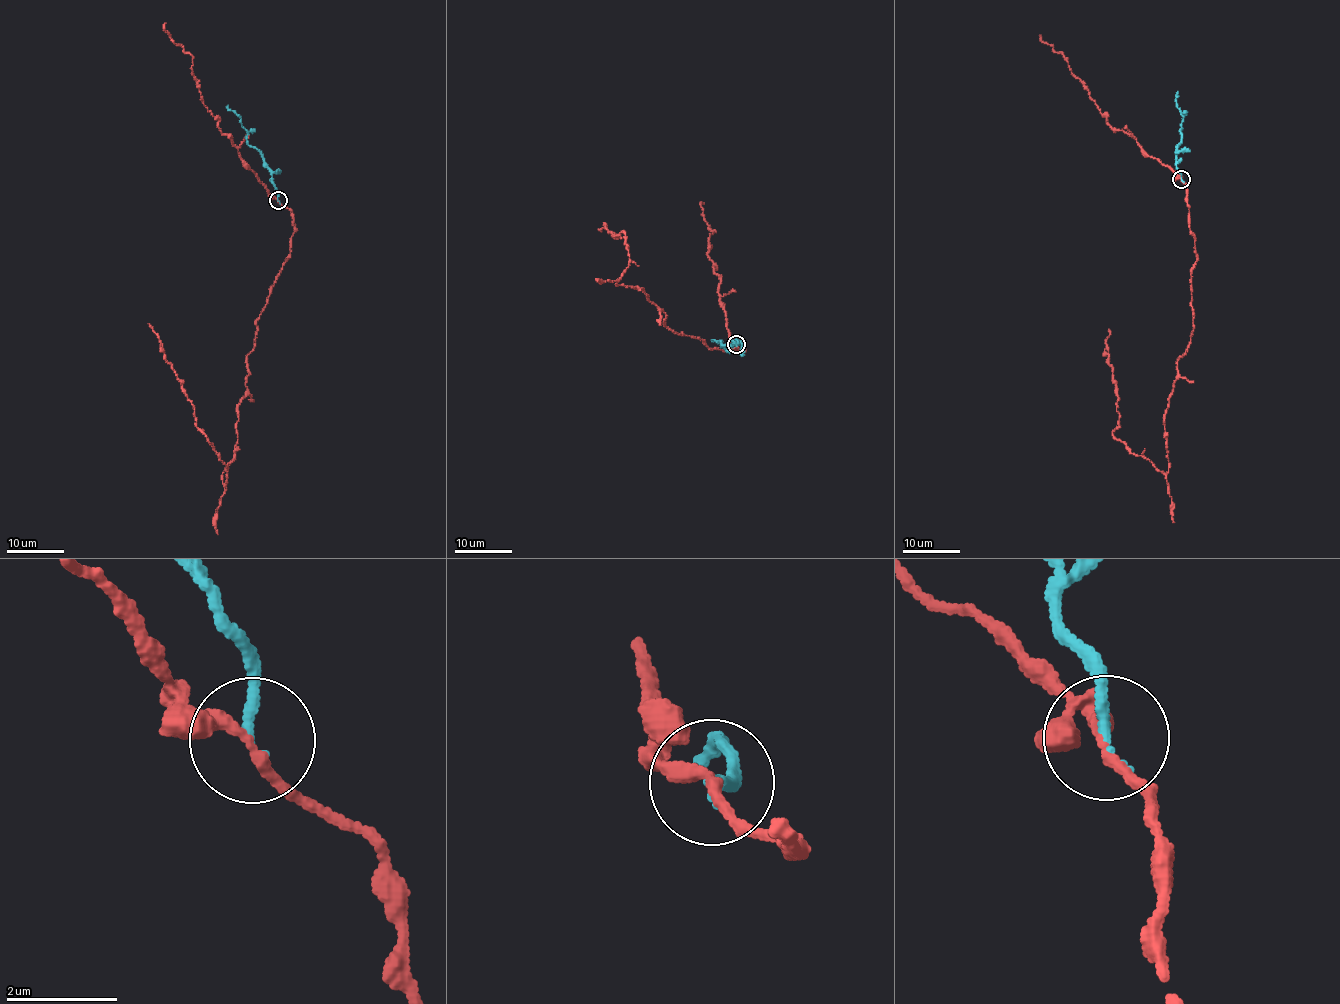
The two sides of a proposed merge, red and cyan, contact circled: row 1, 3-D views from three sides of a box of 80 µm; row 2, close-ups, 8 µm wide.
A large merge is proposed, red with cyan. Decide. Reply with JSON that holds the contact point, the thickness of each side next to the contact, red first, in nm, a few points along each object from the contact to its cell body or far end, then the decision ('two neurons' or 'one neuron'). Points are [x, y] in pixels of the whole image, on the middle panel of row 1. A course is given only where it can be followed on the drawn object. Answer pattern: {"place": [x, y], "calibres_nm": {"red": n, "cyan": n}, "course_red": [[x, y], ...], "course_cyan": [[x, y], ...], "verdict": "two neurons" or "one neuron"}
{"place": [736, 344], "calibres_nm": {"red": 220, "cyan": 190}, "course_red": [[735, 344], [744, 351], [710, 348], [666, 326], [643, 289], [616, 284], [628, 266], [624, 231], [598, 229]], "course_cyan": [[735, 344], [736, 340], [738, 342], [732, 346], [721, 345], [723, 348], [722, 342], [713, 341]], "verdict": "two neurons"}

